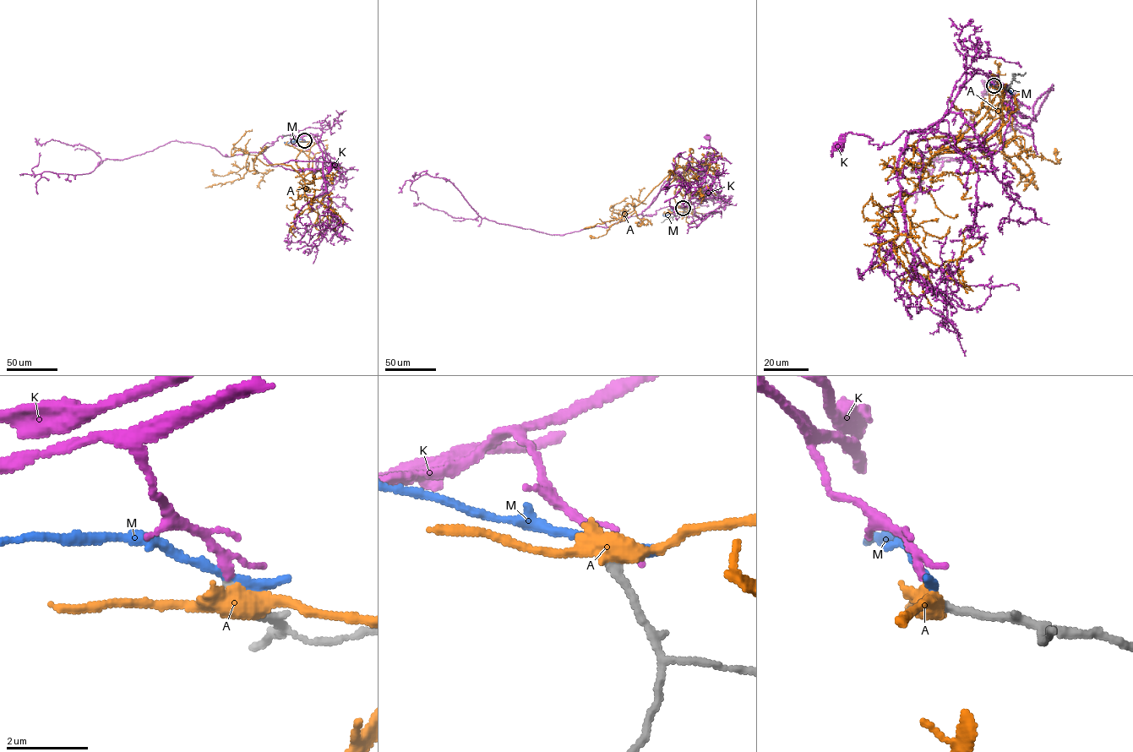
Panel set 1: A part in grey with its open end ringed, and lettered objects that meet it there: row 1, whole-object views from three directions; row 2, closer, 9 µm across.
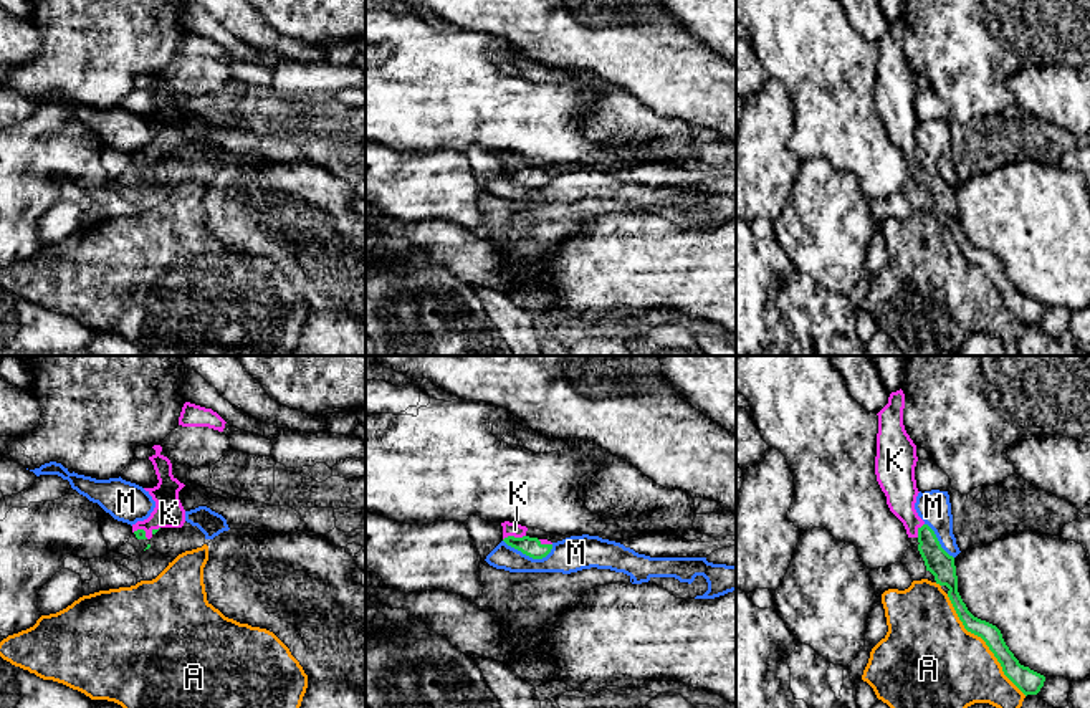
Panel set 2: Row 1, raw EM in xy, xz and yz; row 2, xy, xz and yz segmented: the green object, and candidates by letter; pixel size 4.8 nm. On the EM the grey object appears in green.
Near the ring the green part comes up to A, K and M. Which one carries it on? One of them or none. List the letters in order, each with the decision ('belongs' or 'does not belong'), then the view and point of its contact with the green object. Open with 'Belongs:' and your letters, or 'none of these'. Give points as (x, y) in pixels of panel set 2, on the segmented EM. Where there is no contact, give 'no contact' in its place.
Belongs: K
A: does not belong | yz (984, 641)
K: belongs | xz (513, 536)
M: does not belong | xz (528, 554)

